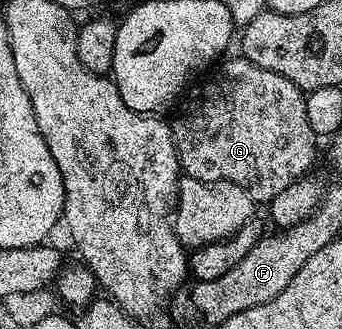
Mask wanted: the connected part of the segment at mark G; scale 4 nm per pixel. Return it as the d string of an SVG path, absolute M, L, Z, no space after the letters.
M225 58L207 76L209 79L189 101L188 108L176 120L171 120L176 156L181 172L187 178L207 183L217 183L225 179L234 185L242 185L242 189L250 193L257 205L267 205L274 197L278 197L278 193L282 193L282 189L305 178L311 172L308 170L316 159L318 136L314 129L310 129L310 121L306 121L305 92L298 85L294 85L294 81L290 81L285 75L254 65L249 59L235 58Z

